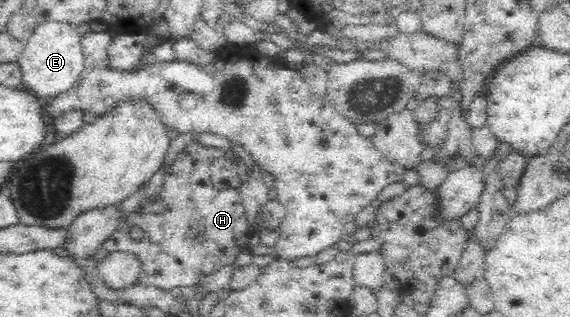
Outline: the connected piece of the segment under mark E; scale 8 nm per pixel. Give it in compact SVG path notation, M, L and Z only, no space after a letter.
M48 21L39 24L17 60L21 69L23 88L36 98L48 98L67 91L83 70L82 36L69 22Z

